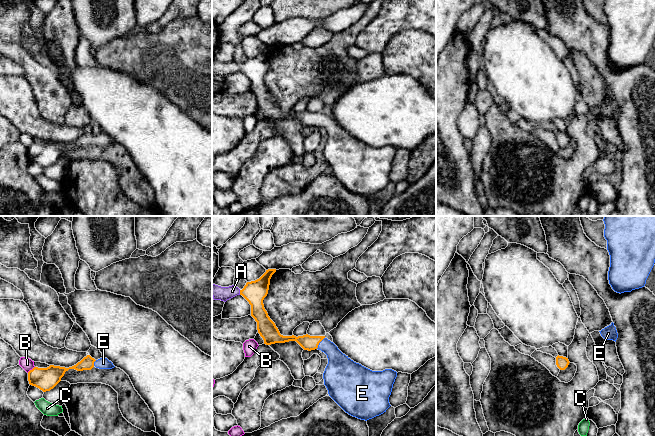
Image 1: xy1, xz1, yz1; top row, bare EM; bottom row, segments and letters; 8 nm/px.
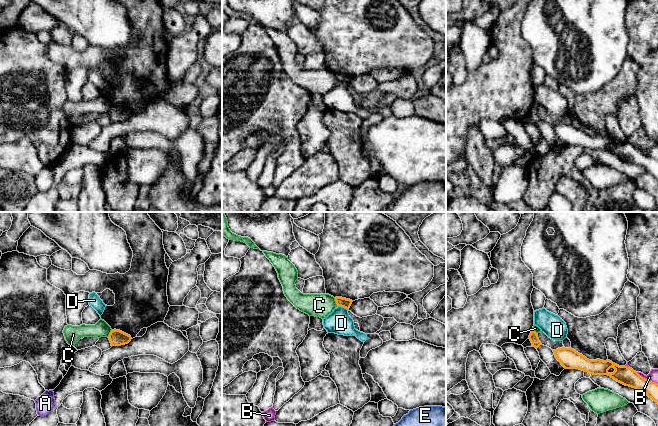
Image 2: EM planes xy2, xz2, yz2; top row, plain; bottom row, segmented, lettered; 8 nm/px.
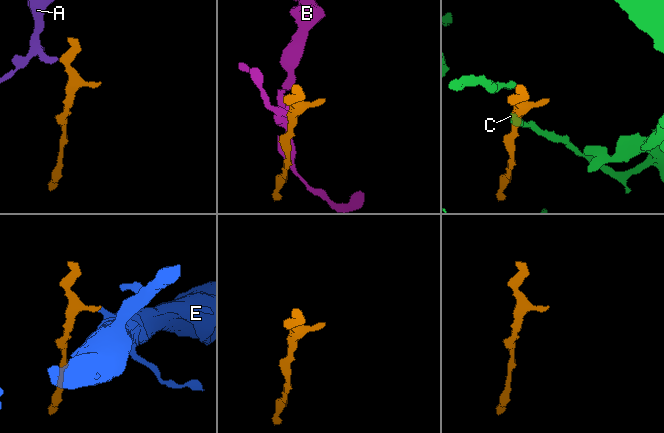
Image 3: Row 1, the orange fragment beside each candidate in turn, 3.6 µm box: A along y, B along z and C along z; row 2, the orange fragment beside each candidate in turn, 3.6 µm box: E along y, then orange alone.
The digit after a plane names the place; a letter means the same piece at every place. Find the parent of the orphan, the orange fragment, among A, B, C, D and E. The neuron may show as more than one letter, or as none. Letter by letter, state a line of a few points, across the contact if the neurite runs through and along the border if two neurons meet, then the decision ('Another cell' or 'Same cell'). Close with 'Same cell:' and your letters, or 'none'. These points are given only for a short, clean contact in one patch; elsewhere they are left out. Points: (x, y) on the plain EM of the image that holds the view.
A: Line: xz1 (254, 68), (240, 68), (219, 69). Same cell
B: Line: yz2 (636, 148), (657, 160). Another cell
C: Line: xz2 (334, 74), (337, 81). Another cell
D: Line: xz2 (338, 81), (347, 85). Another cell
E: Line: xz1 (307, 118), (319, 118), (336, 134), (339, 142). Same cell
Same cell: A, E

